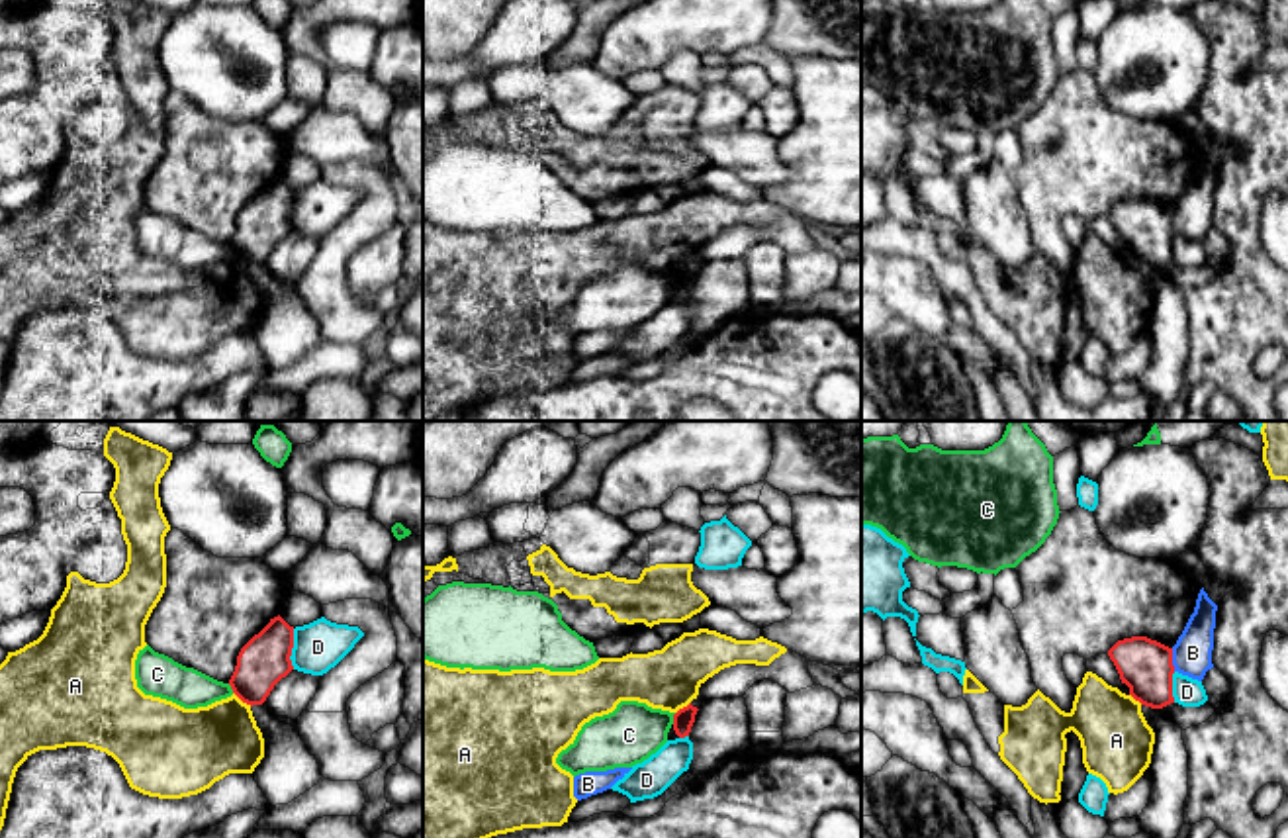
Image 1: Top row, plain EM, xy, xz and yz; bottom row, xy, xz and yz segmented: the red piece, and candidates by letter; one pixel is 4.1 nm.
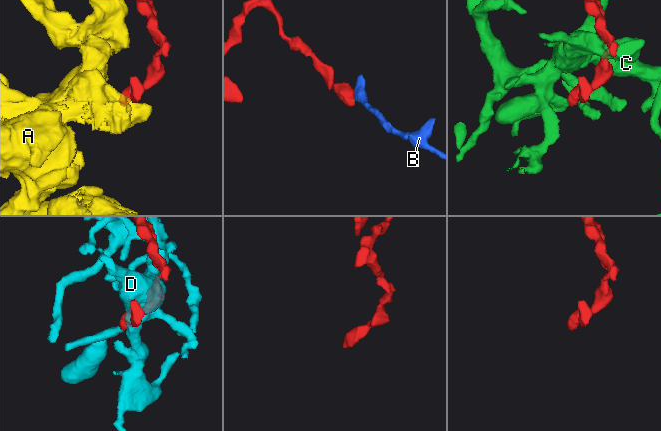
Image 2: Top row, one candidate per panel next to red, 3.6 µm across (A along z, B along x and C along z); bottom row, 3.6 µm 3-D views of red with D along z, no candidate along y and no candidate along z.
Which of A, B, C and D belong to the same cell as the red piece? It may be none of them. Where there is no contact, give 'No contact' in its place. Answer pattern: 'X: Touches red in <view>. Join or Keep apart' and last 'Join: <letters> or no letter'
A: Touches red in xy. Keep apart
B: Touches red in yz. Keep apart
C: Touches red in xz. Keep apart
D: Touches red in xy. Keep apart
Join: no letter

